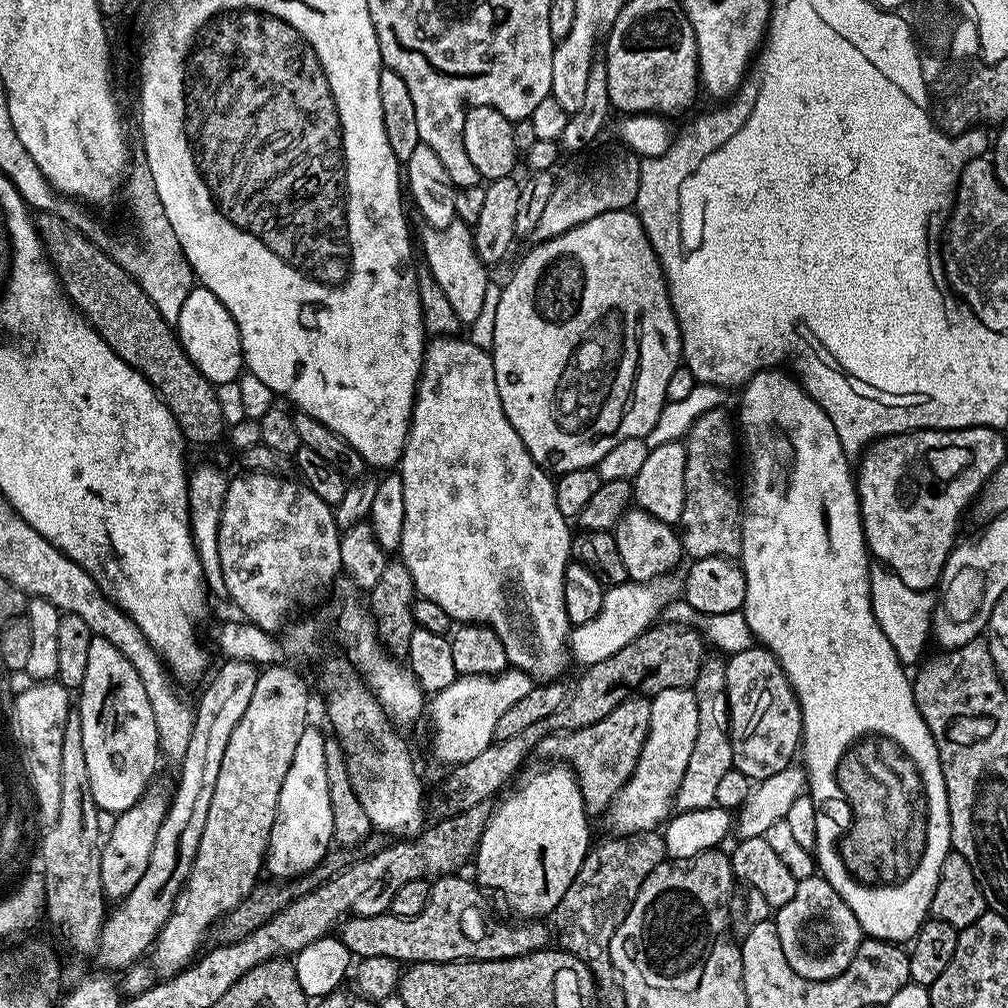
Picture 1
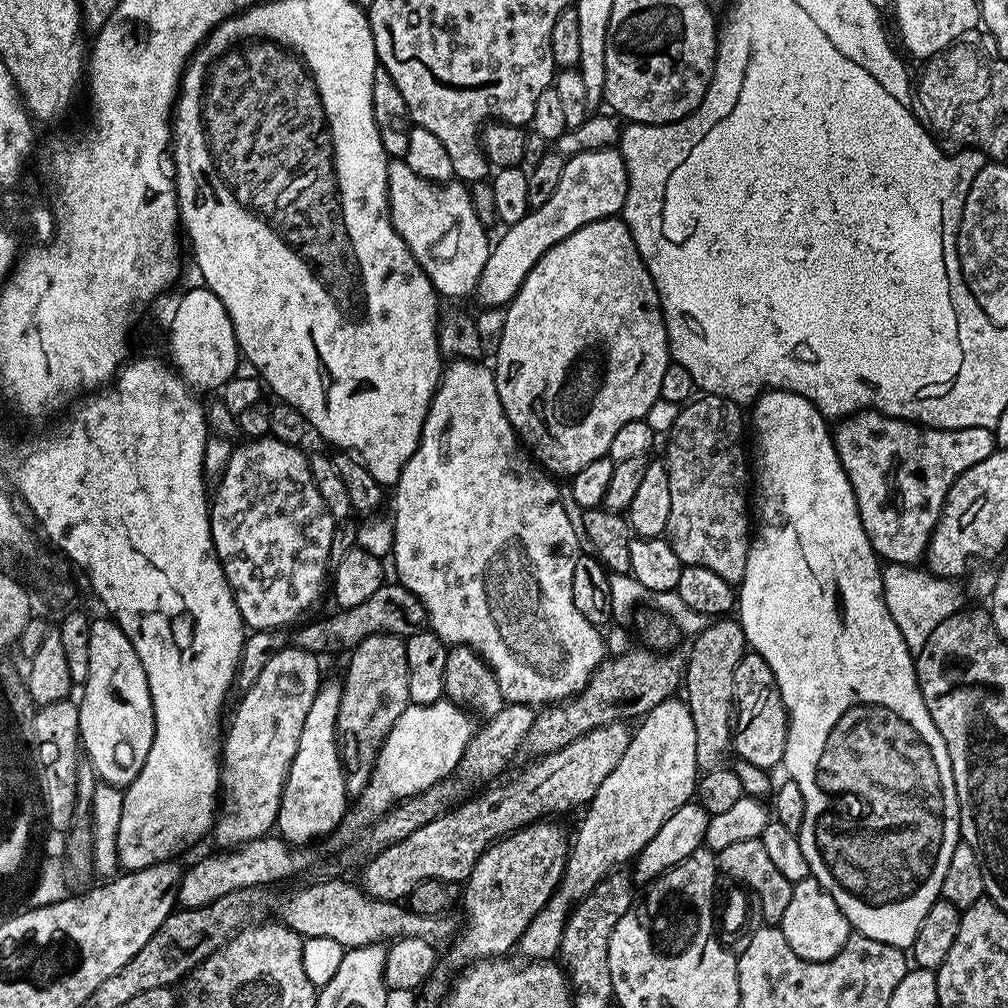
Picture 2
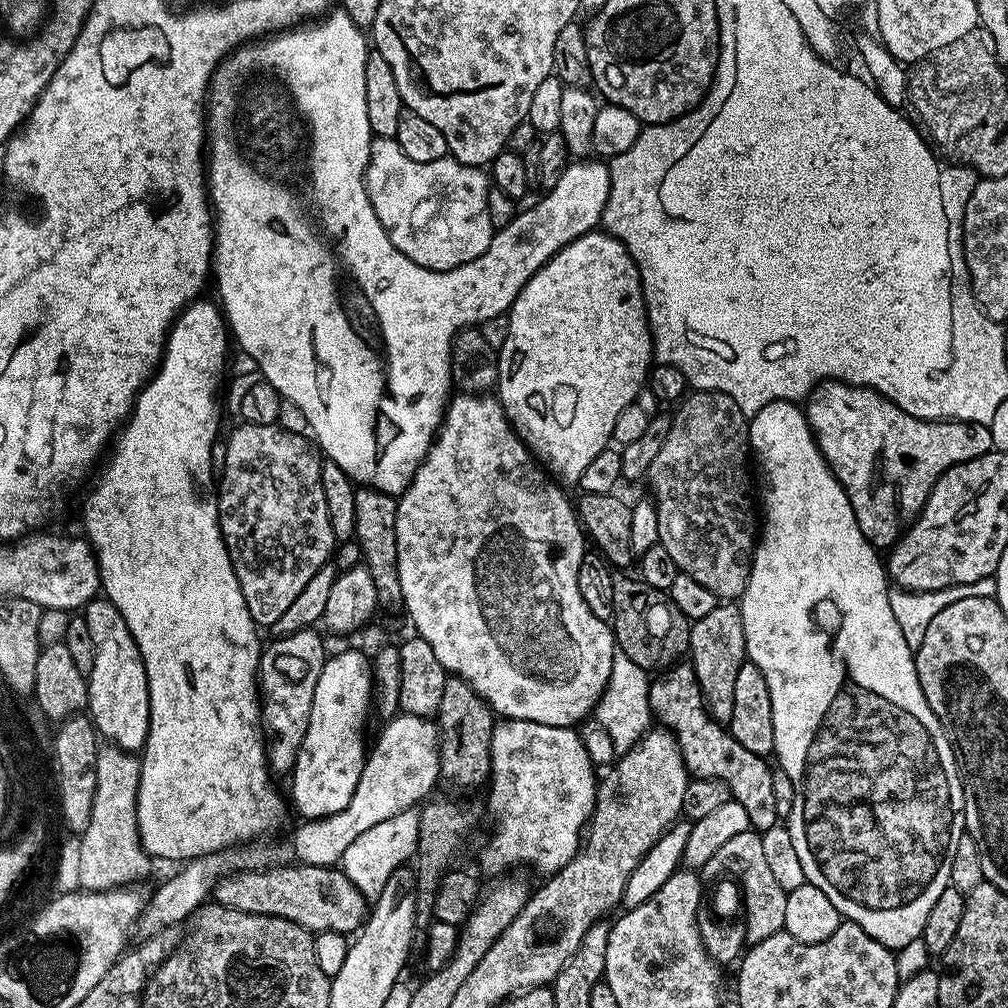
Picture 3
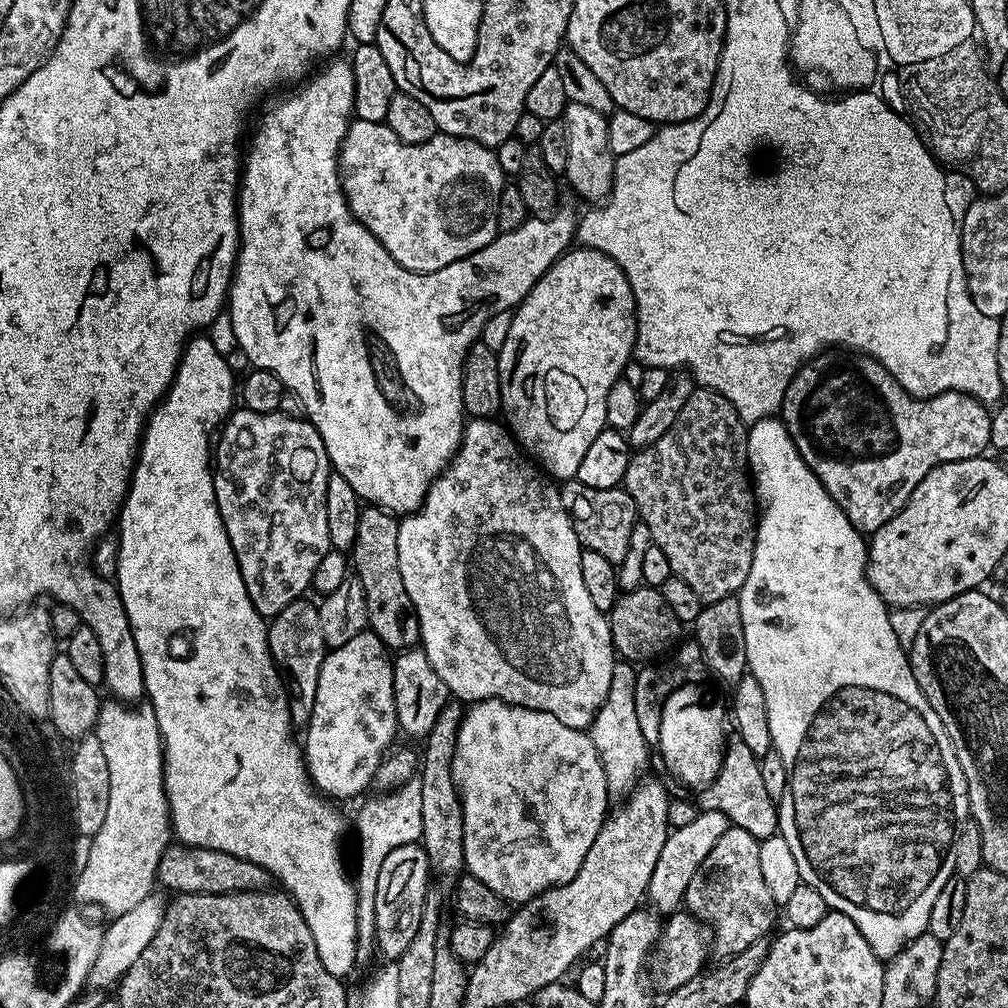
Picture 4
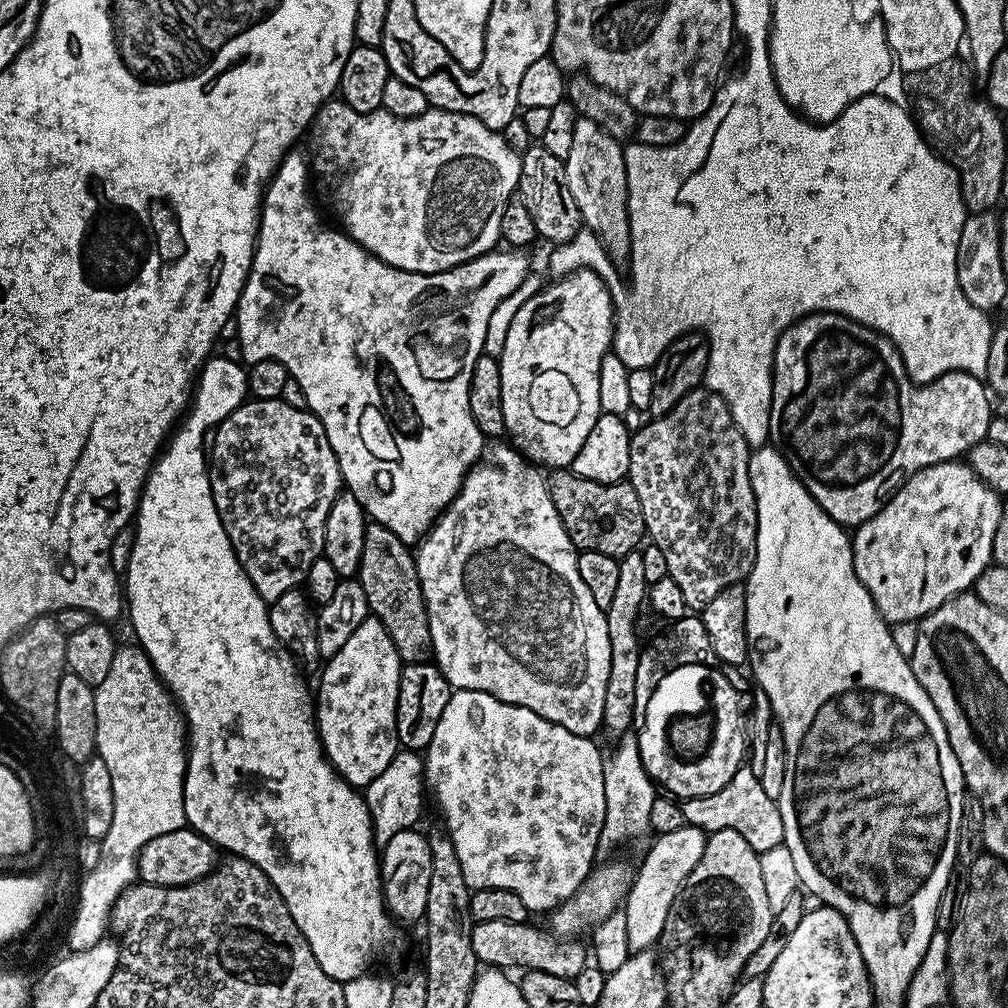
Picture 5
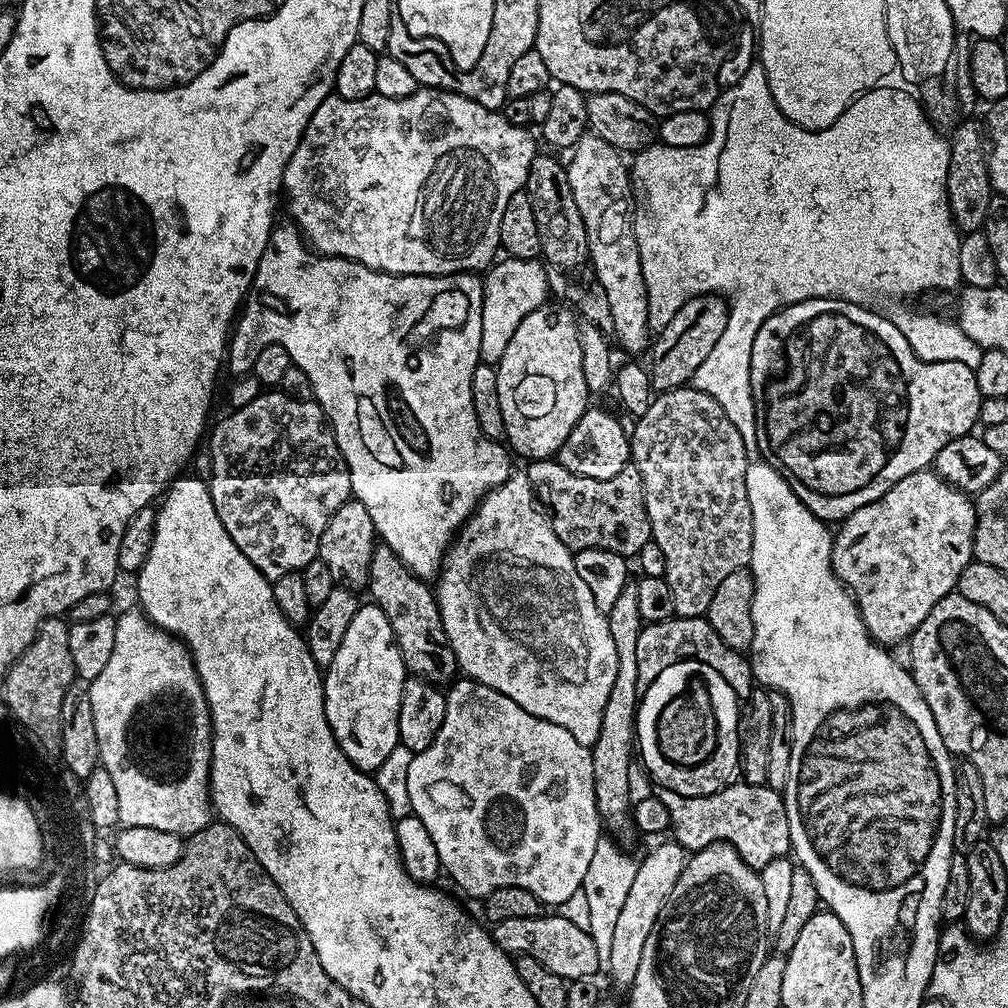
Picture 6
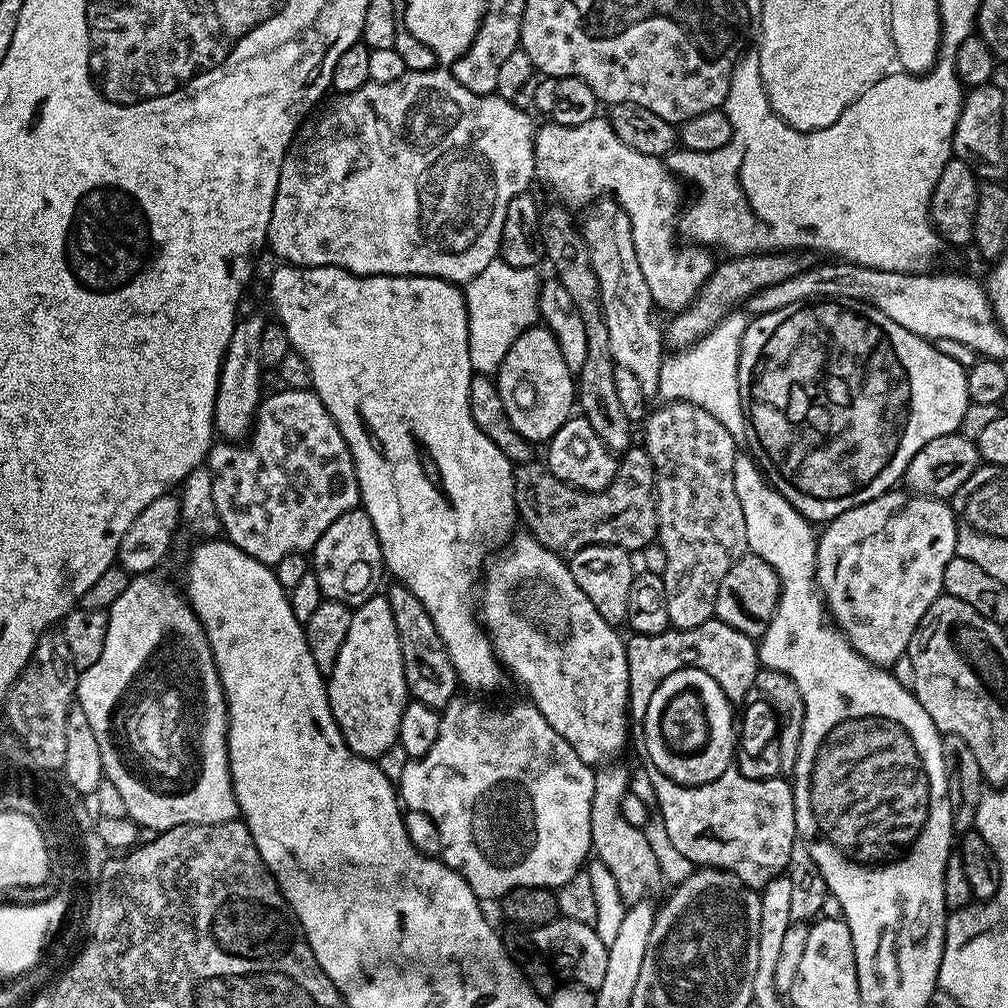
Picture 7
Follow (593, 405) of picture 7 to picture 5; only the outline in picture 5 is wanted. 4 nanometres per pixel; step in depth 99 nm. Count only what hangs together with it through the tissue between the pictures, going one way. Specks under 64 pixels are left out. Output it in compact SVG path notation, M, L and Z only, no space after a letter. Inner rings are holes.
M533 144L521 153L517 195L524 201L526 210L533 219L537 237L550 242L549 245L566 244L582 228L581 211L575 205L570 188L566 185L564 162L554 157L541 144Z

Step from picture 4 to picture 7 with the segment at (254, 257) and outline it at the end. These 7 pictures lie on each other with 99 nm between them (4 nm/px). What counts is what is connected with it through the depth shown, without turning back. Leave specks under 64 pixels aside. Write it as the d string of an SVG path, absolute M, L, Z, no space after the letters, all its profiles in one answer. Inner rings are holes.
M281 263L279 267L273 270L272 281L268 284L268 296L272 299L273 310L276 311L275 319L280 327L286 330L289 345L300 352L302 358L306 358L312 371L312 388L326 406L330 418L334 418L338 430L342 430L342 438L346 438L358 474L362 507L367 512L370 522L374 522L385 569L391 575L393 572L396 575L393 577L407 586L418 597L418 602L426 606L426 614L434 618L434 626L438 626L438 634L442 634L442 642L446 642L446 654L450 654L450 662L454 662L457 681L463 687L465 684L469 688L465 689L472 694L494 691L499 686L500 679L506 676L506 672L498 659L489 633L478 623L473 601L471 604L468 599L471 596L473 599L474 587L482 572L482 561L489 551L487 548L491 544L499 545L505 541L504 532L511 533L517 527L515 524L518 524L518 513L514 498L513 461L508 460L506 454L502 454L502 450L498 450L498 446L494 446L494 442L490 442L490 438L482 434L482 430L478 430L470 414L468 395L474 371L468 345L465 293L450 281L439 280L433 276L355 276L352 272L330 266L301 268L298 264ZM244 320L237 323L224 351L224 365L220 368L220 385L216 391L215 431L220 432L225 441L240 442L251 433L254 427L256 409L262 399L262 365L258 354L258 342L265 321Z

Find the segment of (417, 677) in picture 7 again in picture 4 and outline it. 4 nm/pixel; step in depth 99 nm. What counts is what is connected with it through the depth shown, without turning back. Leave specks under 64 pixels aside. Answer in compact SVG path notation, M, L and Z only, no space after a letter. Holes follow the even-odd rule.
M364 506L358 518L358 535L350 550L350 560L354 565L354 576L362 582L366 594L366 614L368 628L389 650L415 648L420 644L420 623L406 594L402 582L402 570L398 570L398 530L400 520L387 508Z

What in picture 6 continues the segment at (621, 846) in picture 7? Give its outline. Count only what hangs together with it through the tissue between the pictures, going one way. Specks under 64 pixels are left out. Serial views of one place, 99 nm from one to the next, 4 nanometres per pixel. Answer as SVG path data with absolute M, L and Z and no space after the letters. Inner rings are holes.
M629 582L618 594L614 610L606 613L610 626L610 638L614 638L614 651L618 653L618 674L610 698L606 698L606 710L602 710L602 727L598 738L590 746L594 766L594 798L598 806L601 825L609 833L631 831L633 827L633 803L630 794L630 766L634 762L636 742L636 712L639 710L642 690L638 686L638 634L643 630L644 619L638 614L638 590Z

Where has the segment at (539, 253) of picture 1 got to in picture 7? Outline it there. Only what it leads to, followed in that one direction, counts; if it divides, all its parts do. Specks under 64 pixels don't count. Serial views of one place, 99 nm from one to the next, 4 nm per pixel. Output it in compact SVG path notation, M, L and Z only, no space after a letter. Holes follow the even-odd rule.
M530 327L513 342L495 381L500 388L502 406L522 438L547 442L573 415L577 403L576 380L566 366L566 358L562 358L556 335L546 327Z

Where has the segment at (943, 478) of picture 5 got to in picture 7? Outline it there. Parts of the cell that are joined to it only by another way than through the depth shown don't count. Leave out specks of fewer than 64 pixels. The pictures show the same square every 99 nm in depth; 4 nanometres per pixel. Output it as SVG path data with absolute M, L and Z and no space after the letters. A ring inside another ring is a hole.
M893 490L884 492L878 498L870 502L862 502L862 506L854 506L823 525L824 533L819 533L816 542L816 586L826 605L827 615L831 623L843 632L844 637L850 642L850 646L862 658L866 658L871 664L881 666L895 665L898 658L906 655L910 642L930 606L944 592L944 575L946 574L946 562L950 562L956 554L956 514L945 501L930 496L917 496L911 490Z

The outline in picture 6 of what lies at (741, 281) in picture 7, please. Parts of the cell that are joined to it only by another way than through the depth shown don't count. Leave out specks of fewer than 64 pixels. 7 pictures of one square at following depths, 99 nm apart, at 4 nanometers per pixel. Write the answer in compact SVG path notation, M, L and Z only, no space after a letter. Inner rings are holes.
M719 294L695 296L685 302L670 318L669 324L661 329L651 341L650 371L653 393L659 394L685 387L698 370L698 366L702 366L702 362L710 358L710 350L718 346L718 338L722 338L722 330L726 330L727 321L728 301Z

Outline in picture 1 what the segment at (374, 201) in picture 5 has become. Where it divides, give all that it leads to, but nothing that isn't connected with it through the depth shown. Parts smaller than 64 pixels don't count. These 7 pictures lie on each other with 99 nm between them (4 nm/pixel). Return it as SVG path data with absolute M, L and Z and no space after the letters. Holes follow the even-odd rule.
M455 222L445 229L425 227L424 237L419 237L418 244L424 247L423 263L438 278L438 286L446 294L450 306L454 306L454 314L458 314L461 325L469 326L481 313L482 301L490 275L489 269L478 258L472 241L472 229L469 225Z

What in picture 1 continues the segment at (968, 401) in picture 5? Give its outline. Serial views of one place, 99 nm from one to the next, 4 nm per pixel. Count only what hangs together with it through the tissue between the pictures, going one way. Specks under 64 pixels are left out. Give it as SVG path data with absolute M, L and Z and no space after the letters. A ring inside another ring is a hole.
M925 428L919 432L899 432L896 436L886 436L883 440L877 440L864 449L860 460L860 473L855 473L856 498L860 501L860 524L864 527L864 543L868 545L868 551L873 557L876 556L881 565L887 571L893 572L906 586L914 590L927 593L935 589L940 583L940 575L944 569L946 558L958 543L956 531L960 528L960 519L964 516L964 511L973 507L974 501L984 488L984 484L998 470L998 466L1006 459L1004 452L1004 440L1000 437L1001 433L995 428Z

